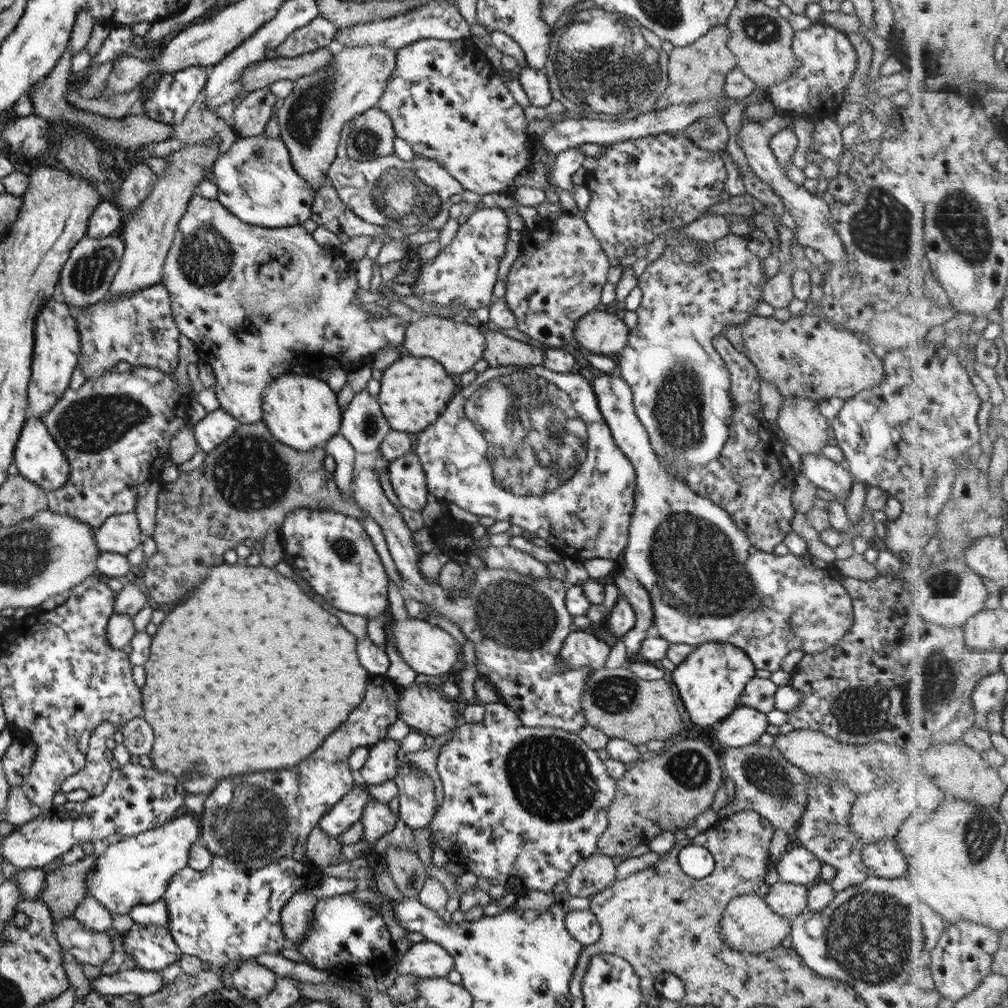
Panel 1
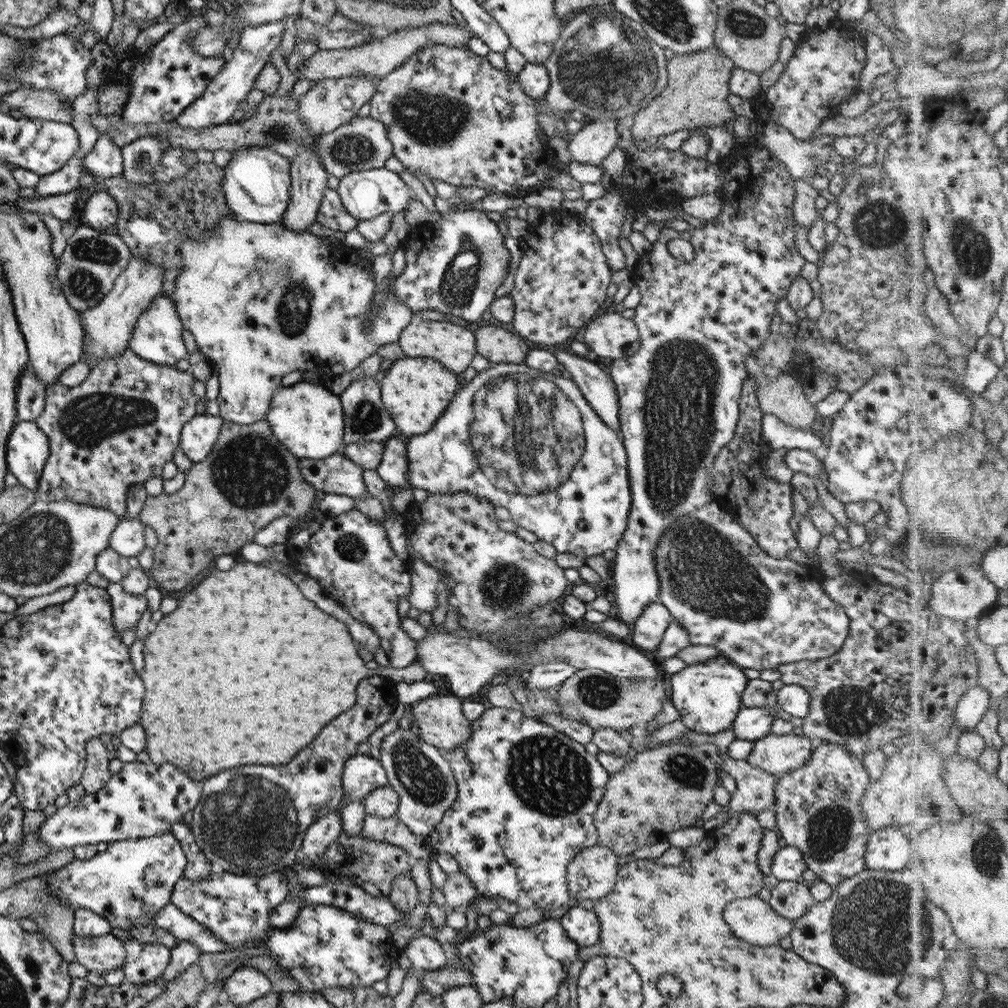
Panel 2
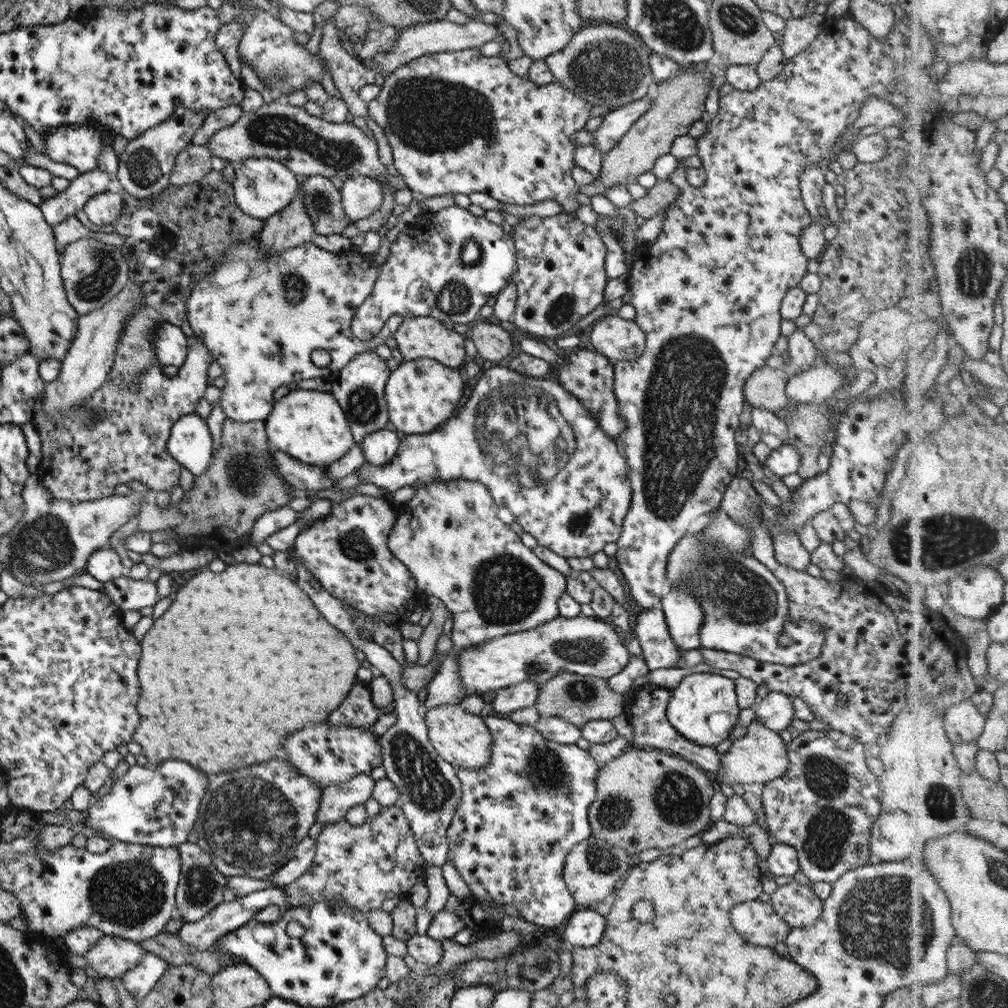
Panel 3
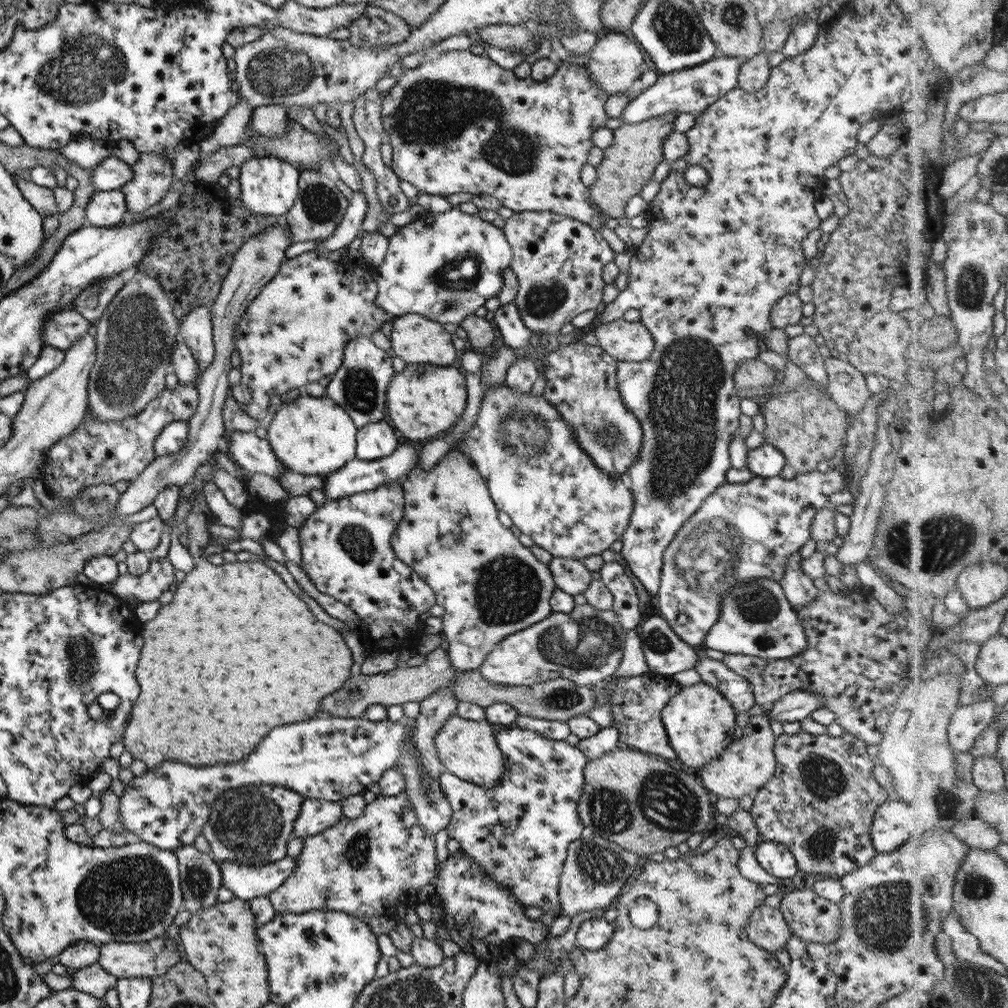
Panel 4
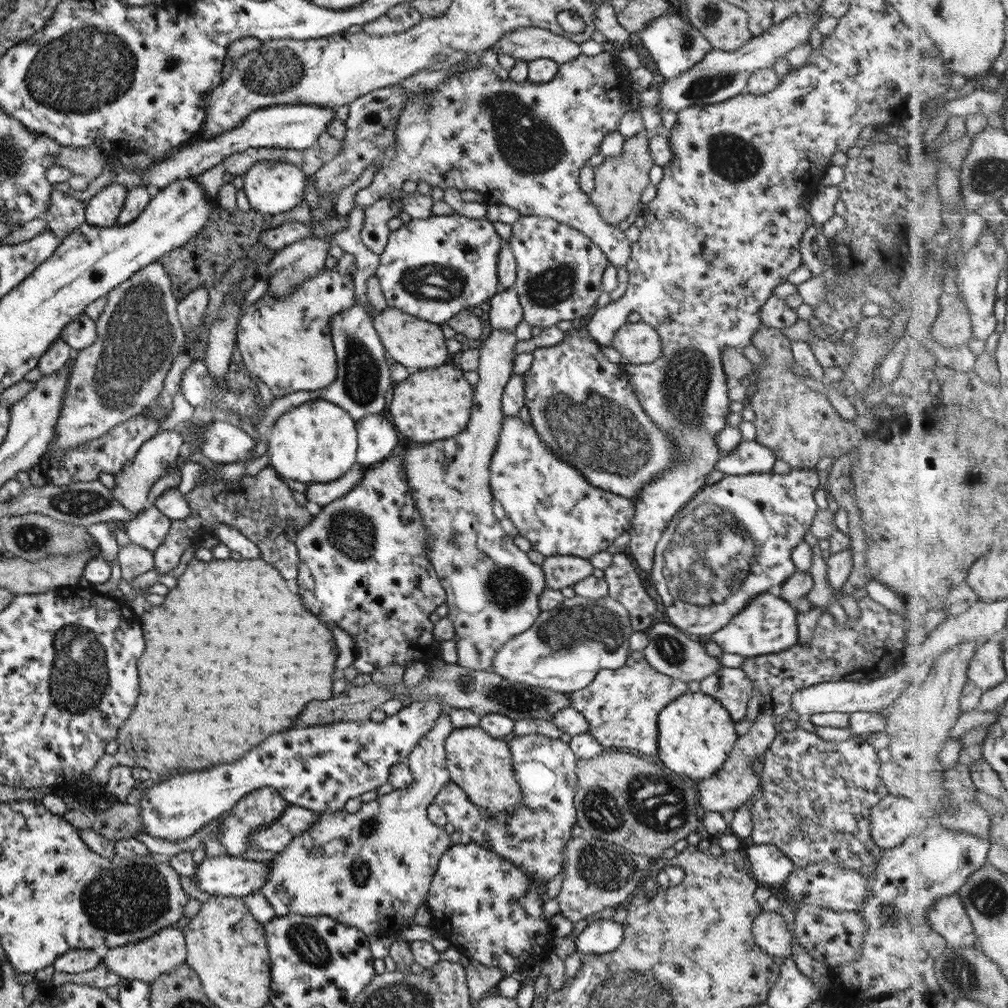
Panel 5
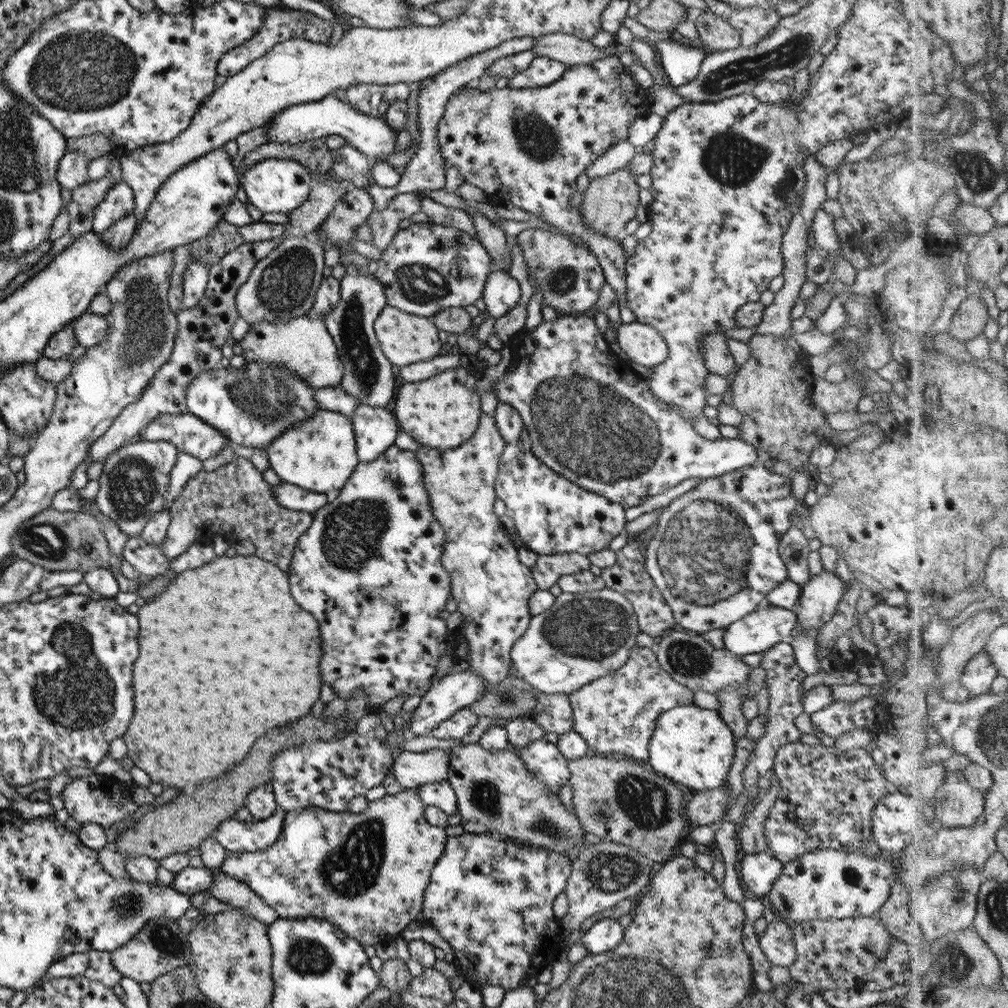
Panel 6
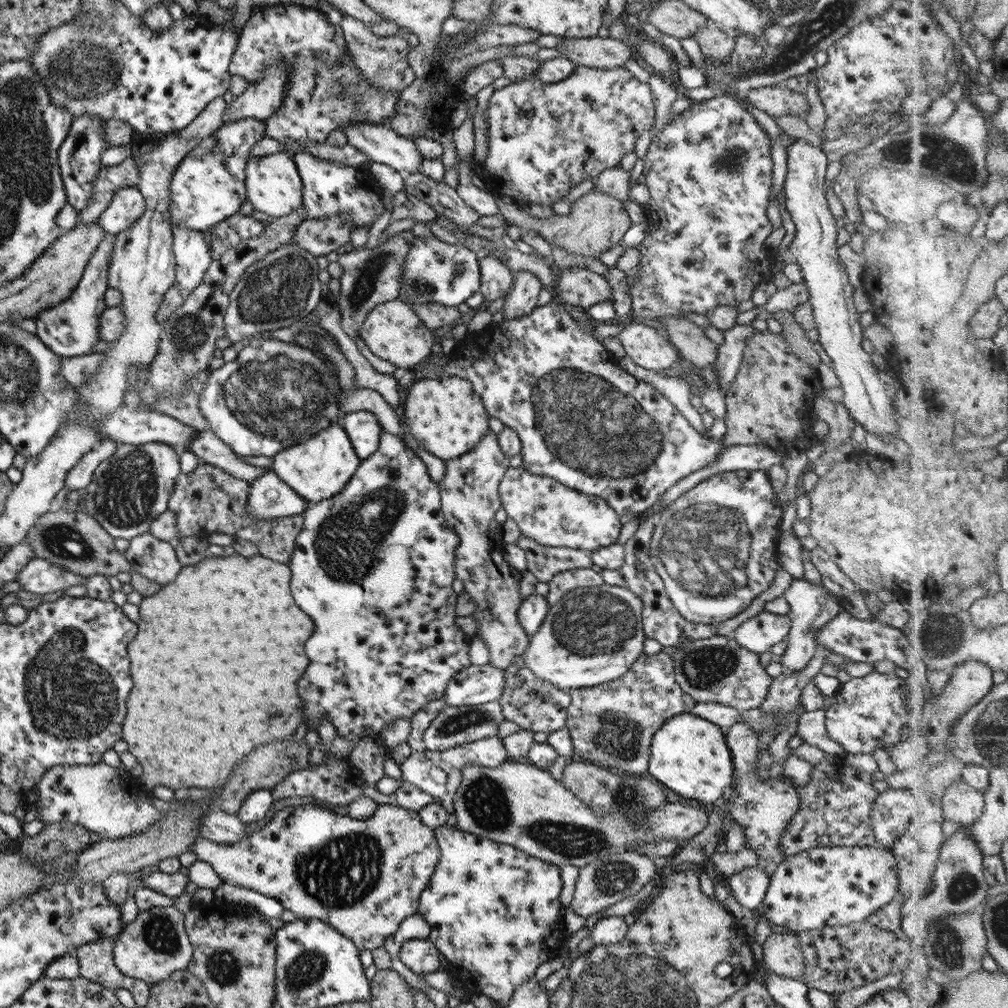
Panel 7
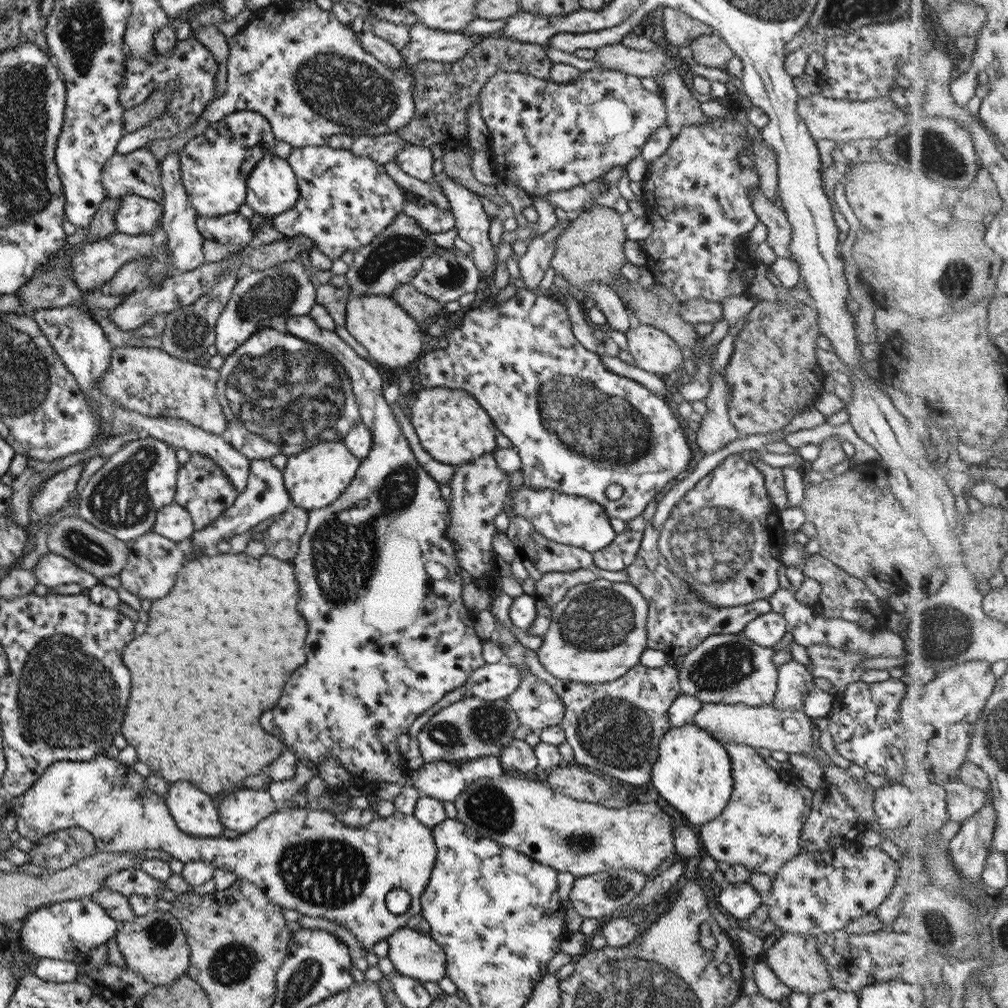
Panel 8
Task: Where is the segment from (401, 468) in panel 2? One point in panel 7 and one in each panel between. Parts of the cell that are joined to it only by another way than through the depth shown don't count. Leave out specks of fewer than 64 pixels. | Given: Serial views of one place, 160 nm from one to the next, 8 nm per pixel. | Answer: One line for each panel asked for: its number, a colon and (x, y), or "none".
3: (379, 446)
4: (374, 440)
5: (375, 435)
6: (374, 428)
7: (361, 427)

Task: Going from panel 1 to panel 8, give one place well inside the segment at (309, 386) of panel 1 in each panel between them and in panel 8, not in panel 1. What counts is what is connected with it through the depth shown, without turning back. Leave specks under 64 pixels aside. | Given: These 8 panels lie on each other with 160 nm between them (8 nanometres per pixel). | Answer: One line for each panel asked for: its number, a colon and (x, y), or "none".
2: (305, 418)
3: (308, 425)
4: (309, 435)
5: (316, 441)
6: (318, 454)
7: (318, 468)
8: (313, 478)

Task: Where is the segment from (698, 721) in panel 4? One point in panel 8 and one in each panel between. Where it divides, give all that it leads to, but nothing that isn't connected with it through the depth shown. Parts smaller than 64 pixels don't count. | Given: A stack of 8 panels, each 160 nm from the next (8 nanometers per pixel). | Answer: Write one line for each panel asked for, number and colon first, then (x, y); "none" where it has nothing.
5: (695, 734)
6: (690, 745)
7: (688, 754)
8: (692, 772)

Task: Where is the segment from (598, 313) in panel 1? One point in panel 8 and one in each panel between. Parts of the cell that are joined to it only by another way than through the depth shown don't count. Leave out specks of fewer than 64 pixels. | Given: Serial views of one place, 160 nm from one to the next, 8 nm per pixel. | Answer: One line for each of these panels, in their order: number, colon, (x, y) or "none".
2: (611, 336)
3: (618, 339)
4: (627, 342)
5: (638, 343)
6: (640, 343)
7: (644, 344)
8: (653, 351)

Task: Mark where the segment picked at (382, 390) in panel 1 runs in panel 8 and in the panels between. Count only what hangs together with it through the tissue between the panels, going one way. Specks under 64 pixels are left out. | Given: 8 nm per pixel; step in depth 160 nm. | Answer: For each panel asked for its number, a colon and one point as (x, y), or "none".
2: (415, 391)
3: (420, 394)
4: (422, 400)
5: (432, 404)
6: (443, 411)
7: (446, 418)
8: (453, 429)

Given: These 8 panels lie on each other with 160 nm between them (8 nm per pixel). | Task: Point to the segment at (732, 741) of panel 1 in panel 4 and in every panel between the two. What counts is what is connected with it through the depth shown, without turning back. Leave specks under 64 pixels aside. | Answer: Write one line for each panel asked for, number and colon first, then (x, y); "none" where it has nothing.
2: (750, 724)
3: (775, 711)
4: (795, 705)

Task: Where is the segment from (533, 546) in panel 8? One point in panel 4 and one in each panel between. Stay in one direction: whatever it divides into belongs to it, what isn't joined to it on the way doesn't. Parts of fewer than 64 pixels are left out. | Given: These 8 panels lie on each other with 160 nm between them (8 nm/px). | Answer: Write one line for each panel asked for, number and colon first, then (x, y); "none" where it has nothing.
4: (570, 576)
5: (560, 571)
6: (546, 569)
7: (543, 561)

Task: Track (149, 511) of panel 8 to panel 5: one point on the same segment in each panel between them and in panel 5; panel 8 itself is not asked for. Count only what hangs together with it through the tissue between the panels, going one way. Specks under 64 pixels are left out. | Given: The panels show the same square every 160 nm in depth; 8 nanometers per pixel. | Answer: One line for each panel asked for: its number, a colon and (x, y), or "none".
5: (154, 457)
6: (134, 478)
7: (128, 489)

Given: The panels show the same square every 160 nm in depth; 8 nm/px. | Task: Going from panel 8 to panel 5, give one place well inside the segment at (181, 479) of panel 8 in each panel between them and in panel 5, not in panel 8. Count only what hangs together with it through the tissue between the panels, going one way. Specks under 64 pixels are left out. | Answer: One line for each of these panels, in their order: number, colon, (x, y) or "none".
5: (260, 506)
6: (233, 499)
7: (205, 500)

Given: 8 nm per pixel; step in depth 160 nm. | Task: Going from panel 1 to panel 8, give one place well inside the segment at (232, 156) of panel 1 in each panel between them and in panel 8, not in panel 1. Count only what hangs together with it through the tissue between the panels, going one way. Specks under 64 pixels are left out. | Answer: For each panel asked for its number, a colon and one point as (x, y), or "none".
2: (255, 184)
3: (262, 187)
4: (268, 186)
5: (272, 187)
6: (271, 185)
7: (272, 185)
8: (271, 189)

